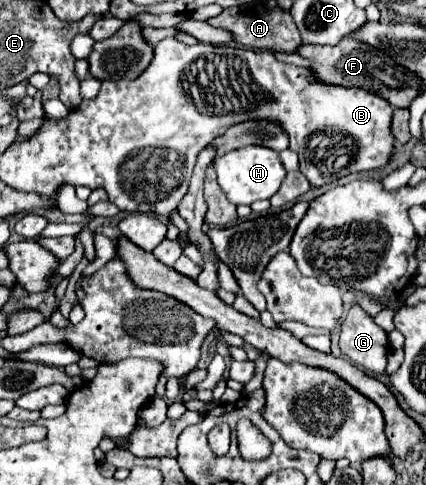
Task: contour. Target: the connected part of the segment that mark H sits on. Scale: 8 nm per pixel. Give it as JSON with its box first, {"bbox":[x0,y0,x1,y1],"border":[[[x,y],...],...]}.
{"bbox":[214,145,286,205],"border":[[[248,145],[230,151],[228,155],[216,157],[214,169],[218,175],[218,185],[226,193],[228,201],[232,201],[234,205],[252,205],[258,199],[270,199],[280,189],[282,179],[286,177],[286,169],[278,153],[268,147],[256,147],[256,145]]]}

